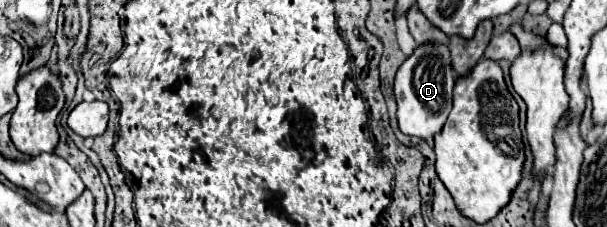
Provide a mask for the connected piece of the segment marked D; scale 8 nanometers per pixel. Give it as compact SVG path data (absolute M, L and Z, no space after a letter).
M424 42L414 48L414 52L400 64L394 78L394 96L398 102L398 126L404 134L428 140L442 130L452 110L452 86L456 82L456 76L458 74L452 68L448 44Z

